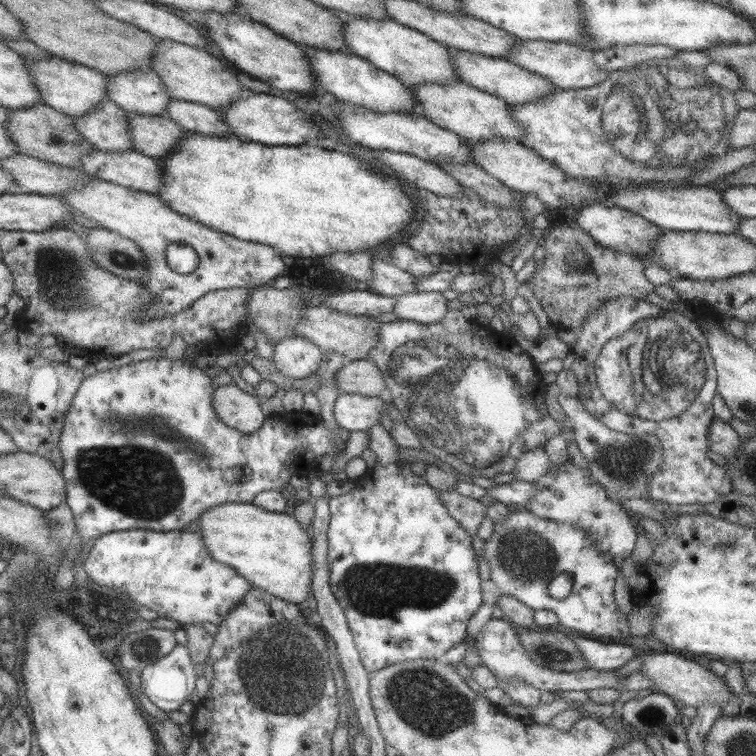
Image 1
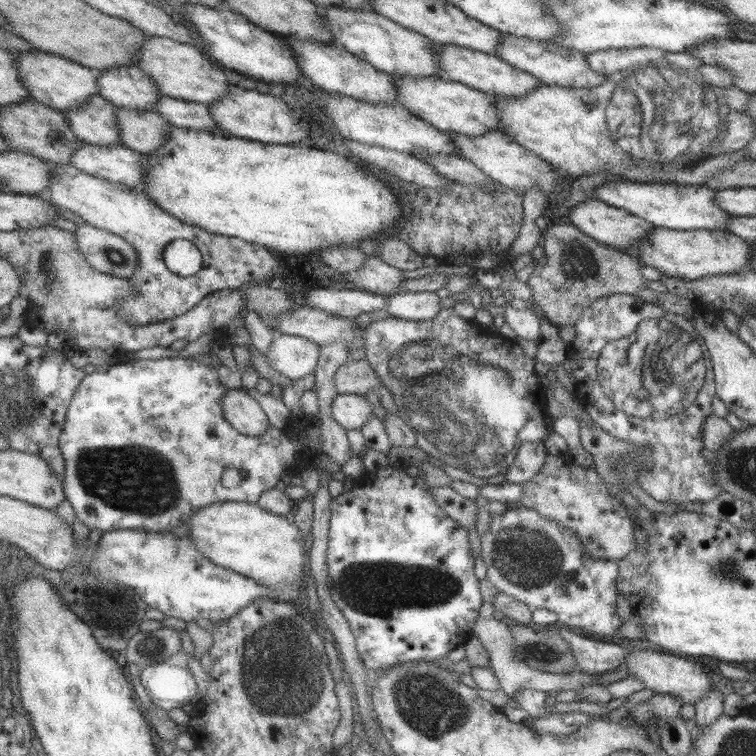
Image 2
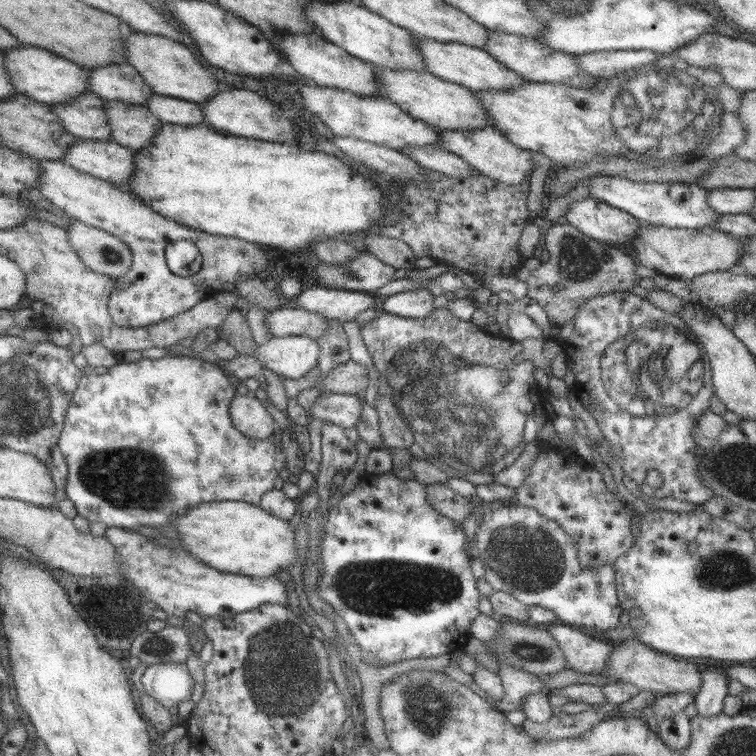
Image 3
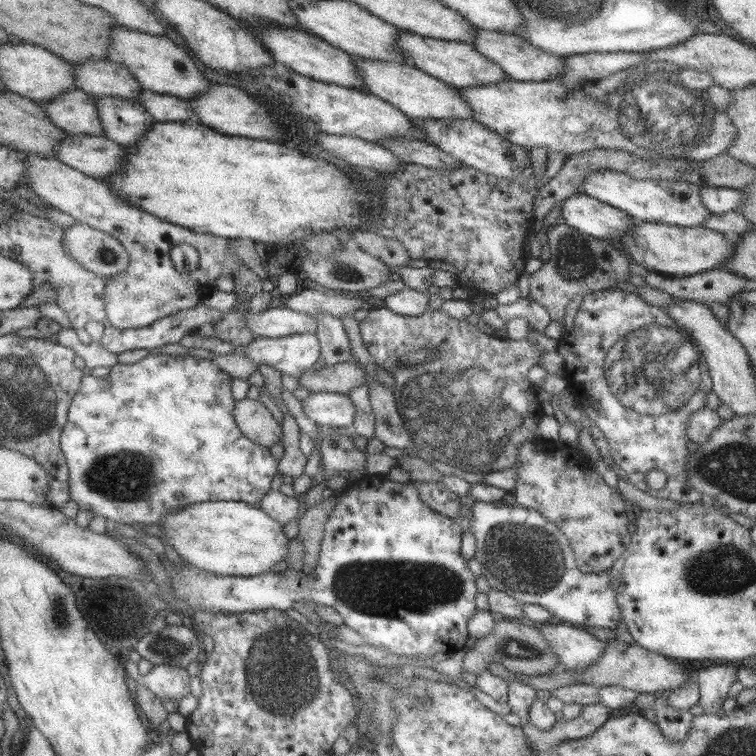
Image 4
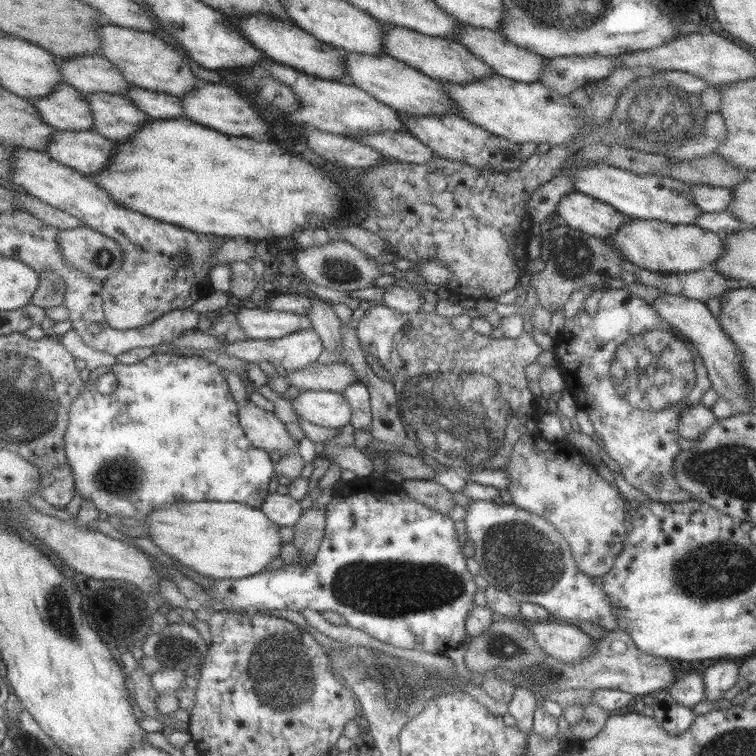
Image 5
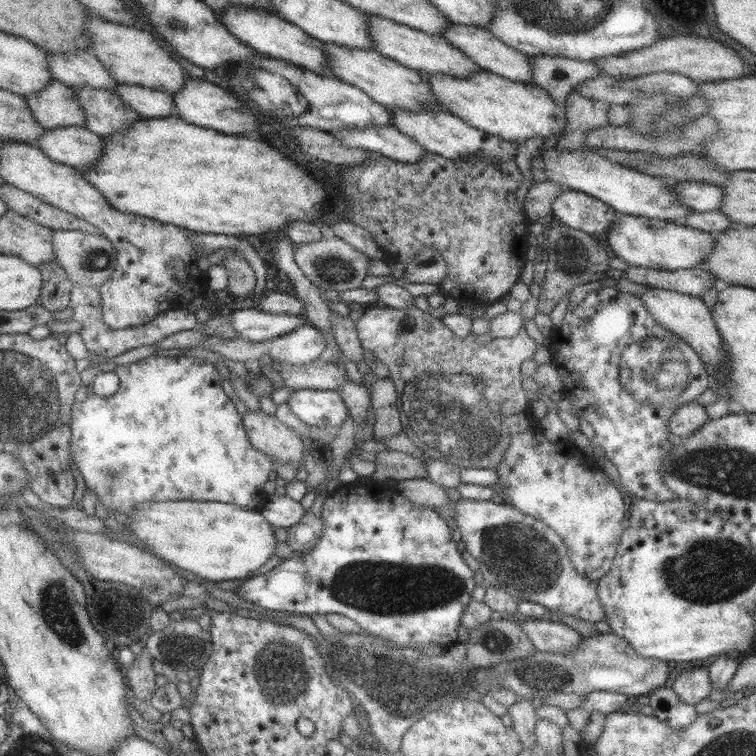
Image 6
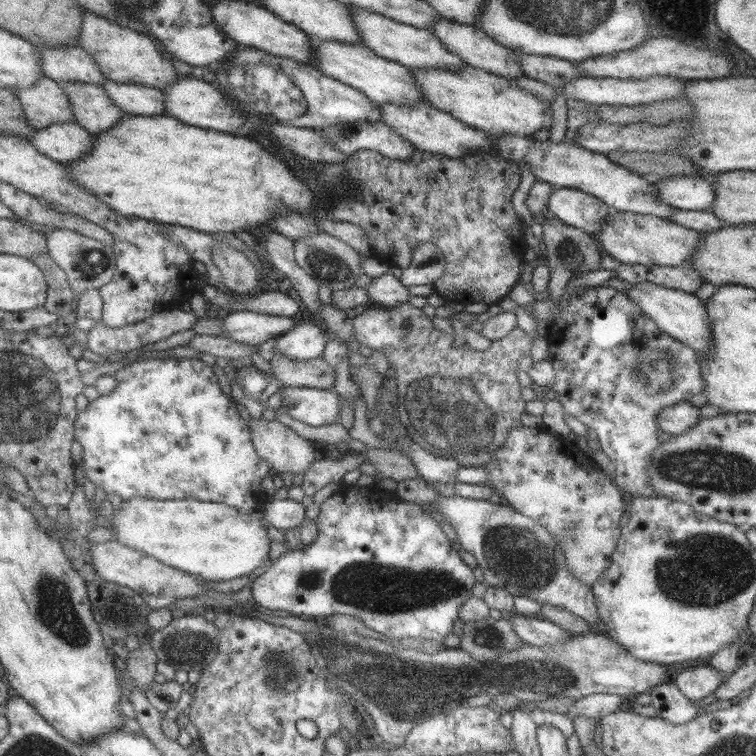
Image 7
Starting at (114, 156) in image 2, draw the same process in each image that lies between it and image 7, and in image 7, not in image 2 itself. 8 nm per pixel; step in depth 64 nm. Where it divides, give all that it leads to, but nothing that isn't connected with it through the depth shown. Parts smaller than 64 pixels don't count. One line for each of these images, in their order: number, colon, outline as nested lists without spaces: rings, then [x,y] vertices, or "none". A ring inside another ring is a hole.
3: [[[77,138],[75,144],[69,144],[69,148],[65,148],[63,162],[73,166],[79,172],[85,172],[87,176],[95,176],[95,178],[105,180],[113,186],[123,186],[133,176],[135,152],[113,142],[113,140],[83,140],[83,138]]]
4: [[[67,134],[51,156],[69,168],[75,168],[95,180],[103,180],[105,176],[121,170],[125,148],[97,134]]]
5: [[[57,130],[45,144],[45,154],[85,176],[101,172],[113,156],[113,142],[93,130]]]
6: [[[75,124],[41,132],[35,146],[57,164],[67,164],[79,172],[101,156],[103,138]]]
7: [[[55,122],[45,128],[35,128],[29,142],[43,156],[67,164],[89,152],[93,136],[75,122]]]

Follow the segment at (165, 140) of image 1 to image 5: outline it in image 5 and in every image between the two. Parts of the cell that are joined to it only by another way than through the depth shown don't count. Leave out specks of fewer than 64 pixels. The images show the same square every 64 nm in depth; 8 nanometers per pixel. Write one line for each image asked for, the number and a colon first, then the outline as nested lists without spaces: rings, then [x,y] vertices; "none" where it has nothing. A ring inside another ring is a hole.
2: [[[123,106],[115,108],[115,124],[119,128],[121,144],[139,154],[149,154],[157,150],[171,130],[171,124],[159,114],[149,110],[131,110]]]
3: [[[103,100],[103,102],[113,142],[135,152],[145,148],[145,144],[153,140],[161,122],[149,112],[149,108],[119,100]]]
4: [[[93,96],[93,100],[103,128],[103,138],[109,138],[123,148],[141,142],[141,136],[151,124],[155,124],[145,106],[137,104],[135,100],[115,96]]]
5: [[[83,92],[85,102],[91,108],[93,132],[99,136],[119,142],[127,140],[149,120],[145,112],[141,112],[129,98],[109,94],[109,92]]]

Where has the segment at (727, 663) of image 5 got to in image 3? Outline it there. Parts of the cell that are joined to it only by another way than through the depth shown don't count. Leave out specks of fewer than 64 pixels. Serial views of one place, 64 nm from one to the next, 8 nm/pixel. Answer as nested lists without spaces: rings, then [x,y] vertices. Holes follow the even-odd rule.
[[[717,668],[717,670],[701,670],[701,686],[695,696],[695,708],[697,716],[711,718],[723,712],[723,698],[727,696],[729,686],[729,668]]]

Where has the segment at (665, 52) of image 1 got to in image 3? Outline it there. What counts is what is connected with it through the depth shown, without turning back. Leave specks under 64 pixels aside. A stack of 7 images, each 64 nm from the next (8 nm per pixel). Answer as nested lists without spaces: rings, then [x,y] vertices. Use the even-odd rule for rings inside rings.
[[[613,50],[613,52],[589,52],[575,58],[585,76],[611,80],[617,72],[657,60],[659,54],[649,50]]]

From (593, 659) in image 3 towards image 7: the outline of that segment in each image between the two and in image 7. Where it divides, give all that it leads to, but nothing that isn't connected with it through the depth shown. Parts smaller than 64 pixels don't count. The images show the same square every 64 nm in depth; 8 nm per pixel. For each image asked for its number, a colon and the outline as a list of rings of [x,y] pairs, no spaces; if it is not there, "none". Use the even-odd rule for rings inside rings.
4: [[[545,622],[537,628],[547,646],[559,658],[561,670],[583,670],[599,660],[605,650],[605,642],[591,636],[581,626],[569,626],[563,622]]]
5: [[[557,620],[525,622],[537,646],[551,658],[561,662],[577,662],[595,648],[595,640],[571,624]]]
6: [[[521,618],[517,624],[521,632],[531,640],[533,648],[539,652],[567,652],[577,648],[583,640],[581,634],[561,622]]]
7: [[[513,616],[511,620],[513,632],[521,638],[525,646],[549,646],[559,644],[561,640],[569,638],[571,634],[561,630],[557,624],[547,620],[539,620],[537,616]]]

